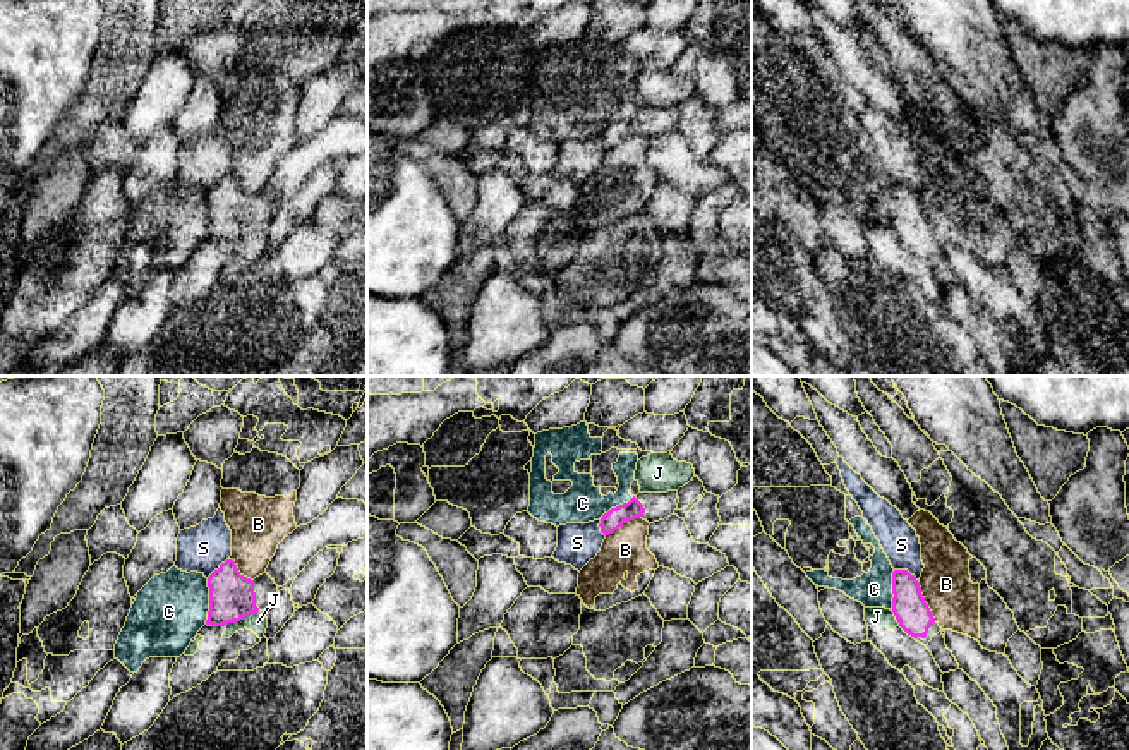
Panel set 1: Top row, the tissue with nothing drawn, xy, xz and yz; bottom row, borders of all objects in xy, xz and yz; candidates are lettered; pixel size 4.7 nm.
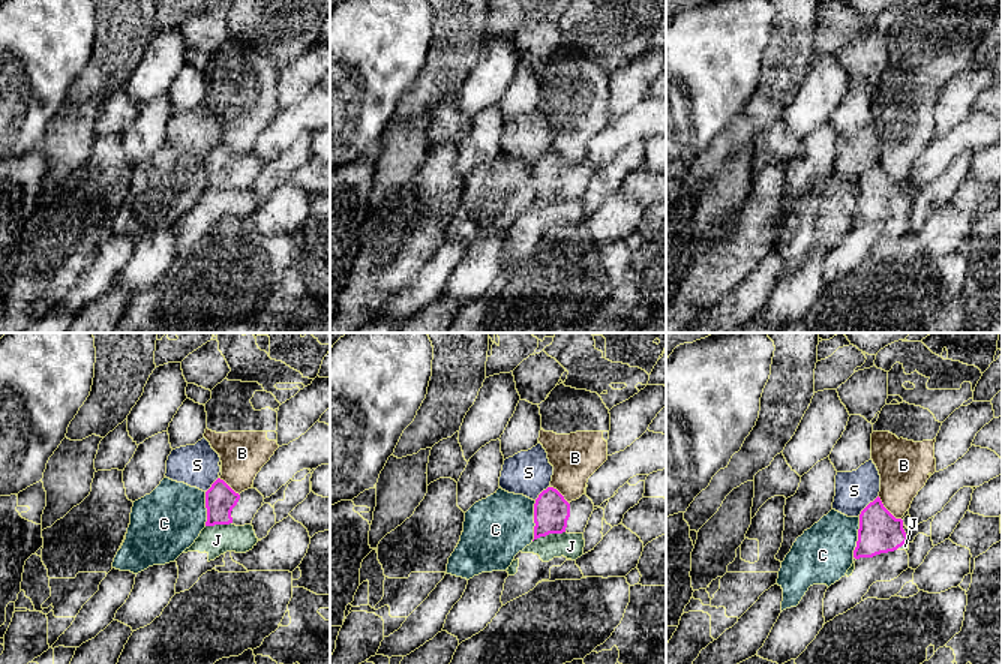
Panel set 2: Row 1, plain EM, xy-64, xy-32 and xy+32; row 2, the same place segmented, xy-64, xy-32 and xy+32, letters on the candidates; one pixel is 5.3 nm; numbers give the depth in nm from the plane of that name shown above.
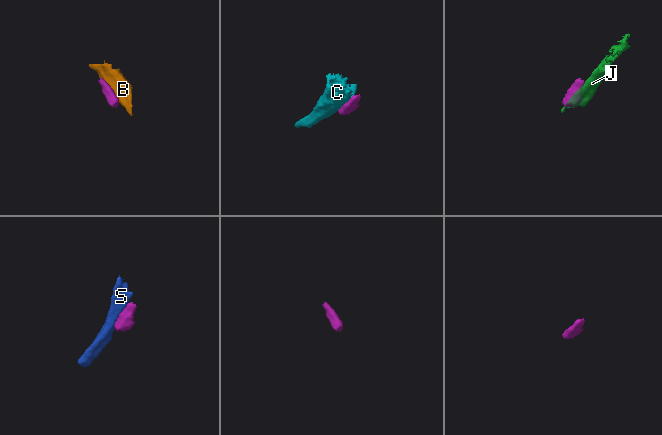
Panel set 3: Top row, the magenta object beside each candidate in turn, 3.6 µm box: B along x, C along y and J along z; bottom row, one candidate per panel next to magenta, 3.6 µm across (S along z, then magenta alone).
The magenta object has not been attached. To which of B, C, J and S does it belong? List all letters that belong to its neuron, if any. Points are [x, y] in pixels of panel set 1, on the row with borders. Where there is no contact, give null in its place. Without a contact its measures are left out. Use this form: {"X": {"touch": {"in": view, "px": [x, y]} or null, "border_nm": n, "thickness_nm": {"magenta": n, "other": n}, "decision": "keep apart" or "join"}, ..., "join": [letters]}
{"B": {"touch": {"in": "yz", "px": [923, 601]}, "border_nm": 220, "thickness_nm": {"magenta": 160, "other": 240}, "decision": "keep apart"}, "C": {"touch": {"in": "xy", "px": [210, 601]}, "border_nm": 220, "thickness_nm": {"magenta": 220, "other": 340}, "decision": "keep apart"}, "J": {"touch": {"in": "xy", "px": [242, 618]}, "border_nm": 170, "thickness_nm": {"magenta": 220, "other": 90}, "decision": "keep apart"}, "S": {"touch": {"in": "yz", "px": [906, 570]}, "border_nm": 130, "thickness_nm": {"magenta": 160, "other": 170}, "decision": "keep apart"}, "join": []}

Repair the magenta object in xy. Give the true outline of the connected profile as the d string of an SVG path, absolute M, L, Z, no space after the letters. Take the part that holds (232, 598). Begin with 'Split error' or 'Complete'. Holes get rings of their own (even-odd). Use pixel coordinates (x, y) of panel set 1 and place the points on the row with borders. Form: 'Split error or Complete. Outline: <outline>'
Split error. Outline: M226 559L208 577L208 587L208 626L223 626L266 611L278 594L278 585L266 572L251 580L238 572L233 559Z

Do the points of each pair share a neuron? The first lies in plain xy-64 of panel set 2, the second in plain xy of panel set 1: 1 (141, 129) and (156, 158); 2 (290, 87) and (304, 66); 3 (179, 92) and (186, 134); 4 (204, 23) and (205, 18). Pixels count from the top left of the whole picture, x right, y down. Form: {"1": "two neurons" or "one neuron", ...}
{"1": "one neuron", "2": "two neurons", "3": "one neuron", "4": "two neurons"}

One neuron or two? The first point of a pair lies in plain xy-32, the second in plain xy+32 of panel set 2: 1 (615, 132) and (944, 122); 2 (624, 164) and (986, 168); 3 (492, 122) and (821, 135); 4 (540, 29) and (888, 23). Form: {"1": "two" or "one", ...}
{"1": "two", "2": "two", "3": "one", "4": "two"}

